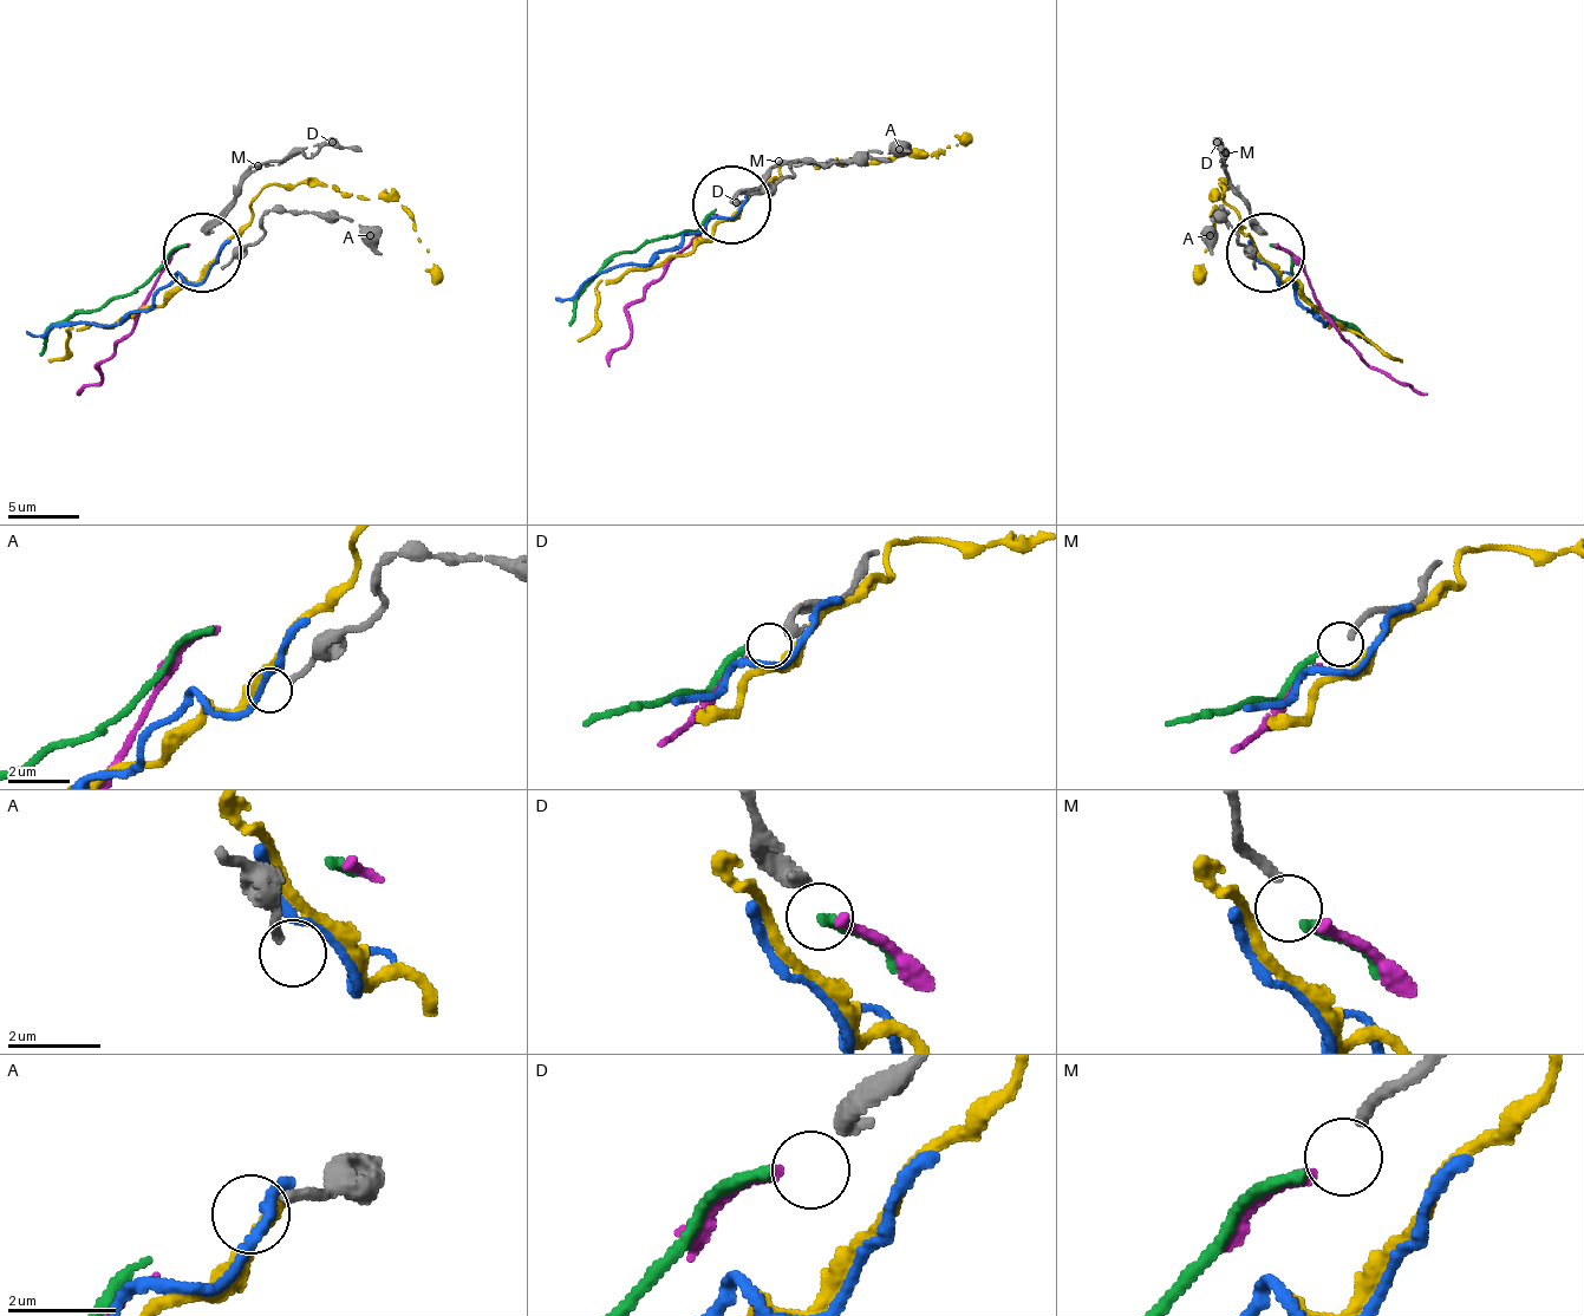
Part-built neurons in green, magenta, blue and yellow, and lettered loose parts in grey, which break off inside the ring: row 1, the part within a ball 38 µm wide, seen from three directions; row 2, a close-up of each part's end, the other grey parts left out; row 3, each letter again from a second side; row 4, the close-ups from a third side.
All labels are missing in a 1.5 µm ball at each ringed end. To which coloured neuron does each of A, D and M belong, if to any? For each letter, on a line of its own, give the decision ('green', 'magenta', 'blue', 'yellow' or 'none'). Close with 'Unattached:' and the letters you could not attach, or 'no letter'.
A: none
D: magenta
M: green
Unattached: A

